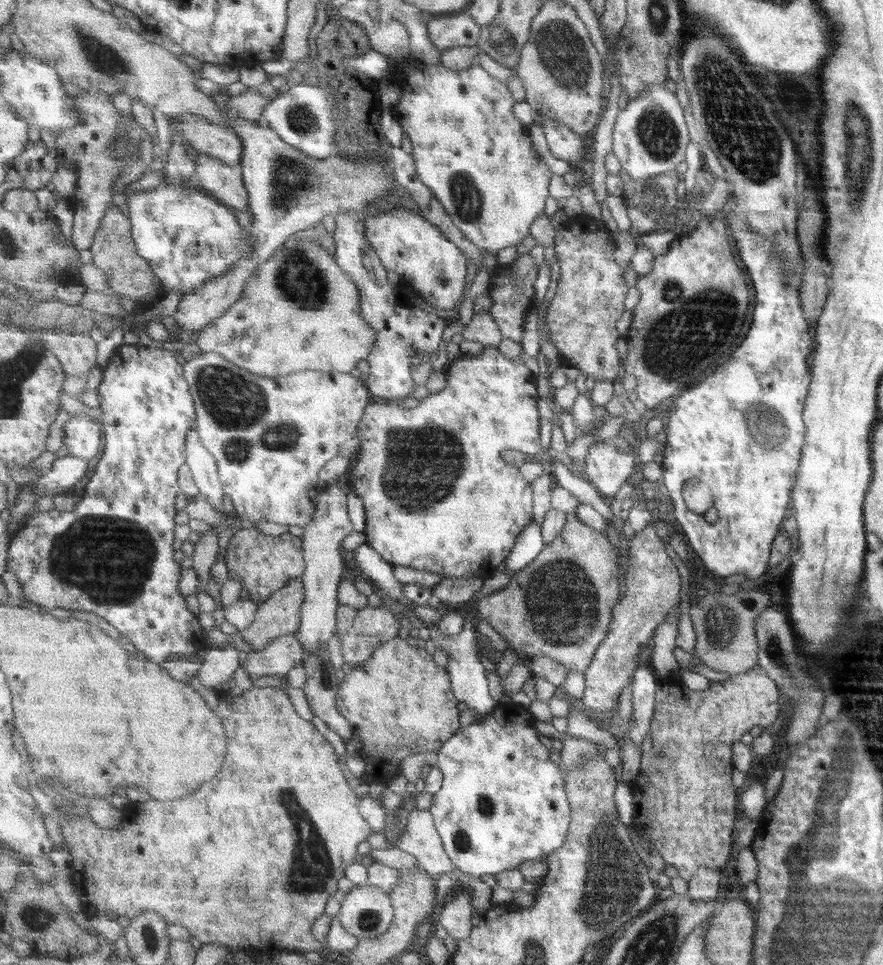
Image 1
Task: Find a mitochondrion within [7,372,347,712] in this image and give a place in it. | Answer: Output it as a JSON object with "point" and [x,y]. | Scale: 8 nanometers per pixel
{"point":[109,560]}

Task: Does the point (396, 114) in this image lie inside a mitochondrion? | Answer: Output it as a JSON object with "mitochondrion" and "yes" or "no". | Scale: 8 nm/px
{"mitochondrion":"no"}

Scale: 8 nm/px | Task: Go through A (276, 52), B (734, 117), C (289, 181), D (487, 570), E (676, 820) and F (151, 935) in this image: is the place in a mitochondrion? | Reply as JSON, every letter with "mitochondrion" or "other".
{"A":"other","B":"mitochondrion","C":"mitochondrion","D":"other","E":"other","F":"mitochondrion"}

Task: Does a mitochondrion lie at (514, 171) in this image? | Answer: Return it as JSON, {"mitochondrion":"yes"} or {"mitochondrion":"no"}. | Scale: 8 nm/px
{"mitochondrion":"no"}

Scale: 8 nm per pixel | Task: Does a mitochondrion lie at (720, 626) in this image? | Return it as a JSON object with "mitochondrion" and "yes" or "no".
{"mitochondrion":"yes"}

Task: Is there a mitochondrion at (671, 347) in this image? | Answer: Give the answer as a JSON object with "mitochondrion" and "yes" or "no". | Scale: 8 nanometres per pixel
{"mitochondrion":"yes"}

